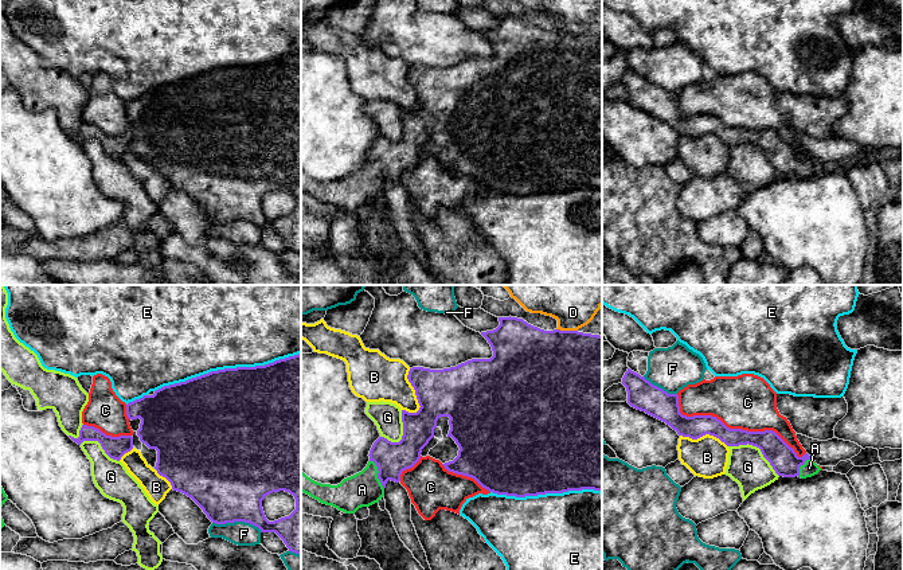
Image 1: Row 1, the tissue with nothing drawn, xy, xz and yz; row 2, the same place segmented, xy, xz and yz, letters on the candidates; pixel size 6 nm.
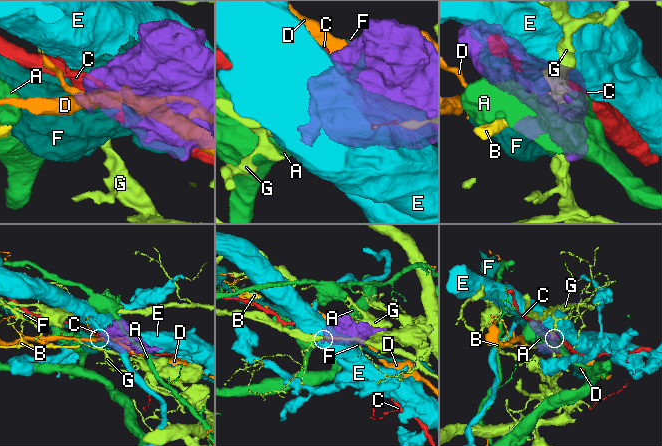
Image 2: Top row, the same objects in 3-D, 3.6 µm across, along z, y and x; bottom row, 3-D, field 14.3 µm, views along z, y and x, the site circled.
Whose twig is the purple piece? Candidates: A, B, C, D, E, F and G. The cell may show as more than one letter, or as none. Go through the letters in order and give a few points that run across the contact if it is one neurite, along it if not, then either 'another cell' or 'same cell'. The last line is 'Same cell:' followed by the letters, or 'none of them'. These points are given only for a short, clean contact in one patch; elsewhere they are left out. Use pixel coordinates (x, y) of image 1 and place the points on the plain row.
A: xz (391, 157), (378, 172), (362, 188) | same cell
B: another cell
C: another cell
D: another cell
E: another cell
F: another cell
G: another cell
Same cell: A

